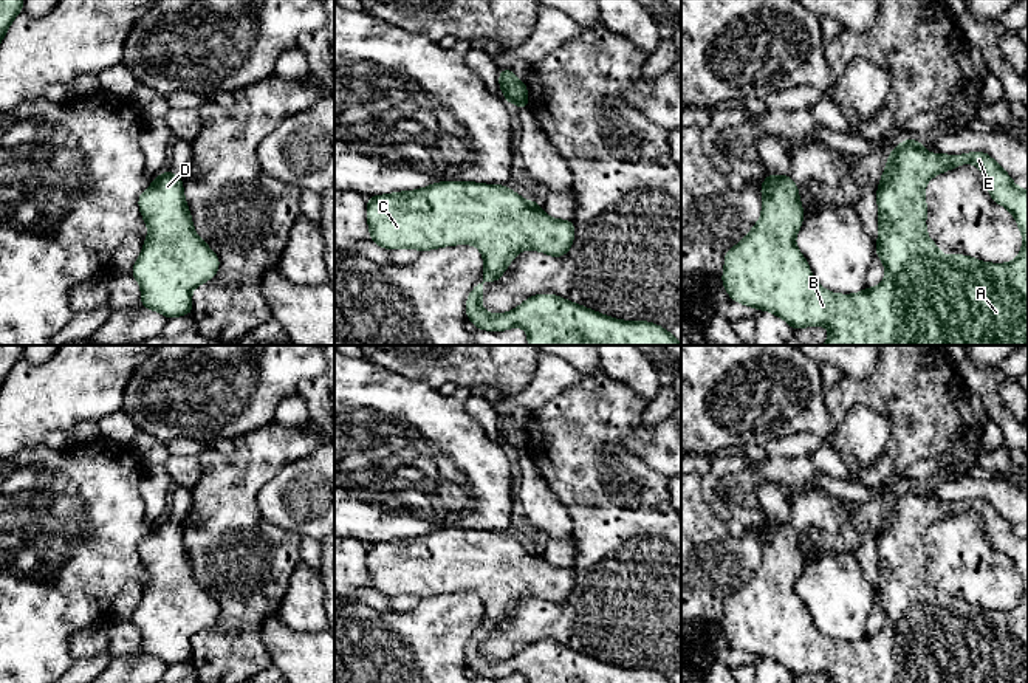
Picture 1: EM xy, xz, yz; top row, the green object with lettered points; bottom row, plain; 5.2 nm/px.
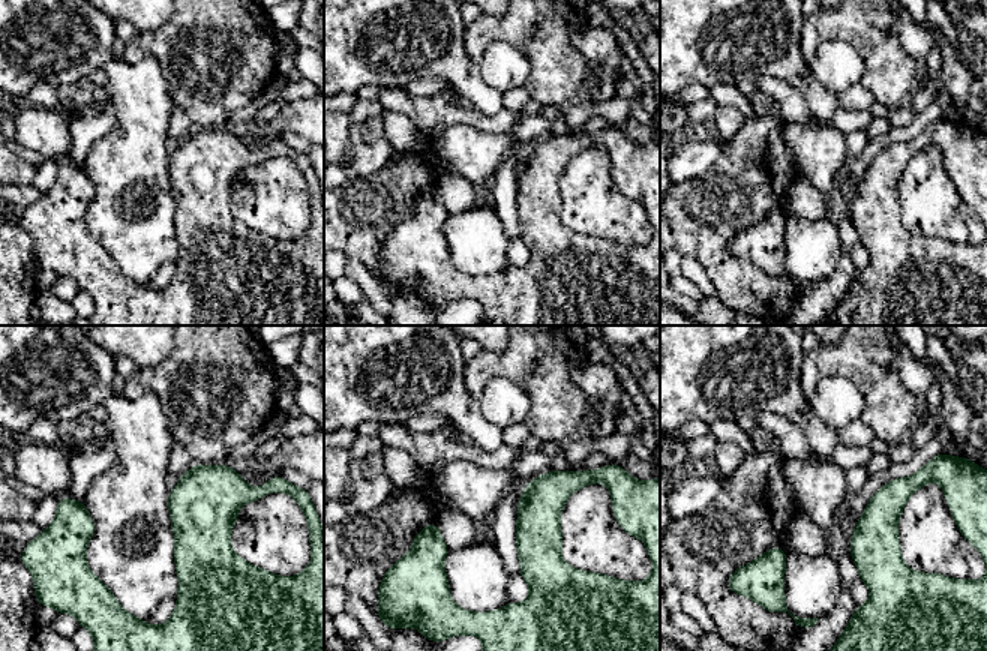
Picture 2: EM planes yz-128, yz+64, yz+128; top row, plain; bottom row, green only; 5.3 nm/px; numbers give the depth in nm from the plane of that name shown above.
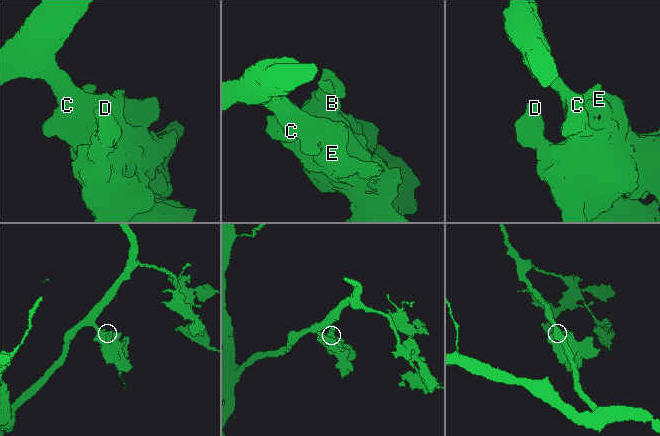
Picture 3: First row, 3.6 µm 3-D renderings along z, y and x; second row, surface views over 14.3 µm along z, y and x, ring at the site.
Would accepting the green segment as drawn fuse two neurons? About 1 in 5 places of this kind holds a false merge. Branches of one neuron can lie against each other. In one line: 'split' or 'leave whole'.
leave whole

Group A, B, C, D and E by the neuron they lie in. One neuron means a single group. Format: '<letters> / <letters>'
A B C D E

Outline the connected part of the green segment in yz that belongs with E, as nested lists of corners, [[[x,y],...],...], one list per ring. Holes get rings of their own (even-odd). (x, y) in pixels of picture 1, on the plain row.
[[[904,486],[890,499],[876,539],[879,570],[876,602],[886,613],[886,624],[878,633],[864,635],[856,641],[834,641],[824,637],[814,627],[808,609],[797,596],[794,584],[802,573],[804,556],[799,534],[793,525],[790,522],[766,522],[760,541],[763,544],[762,564],[751,579],[725,601],[721,629],[729,646],[766,657],[786,668],[793,677],[813,672],[828,674],[830,683],[1028,683],[1028,537],[1017,534],[1006,517],[988,500],[932,502],[921,488],[915,486]],[[963,510],[982,516],[991,547],[1005,553],[1020,575],[1022,598],[1011,610],[985,610],[966,601],[941,604],[941,595],[932,590],[926,579],[924,536],[927,528]]]

